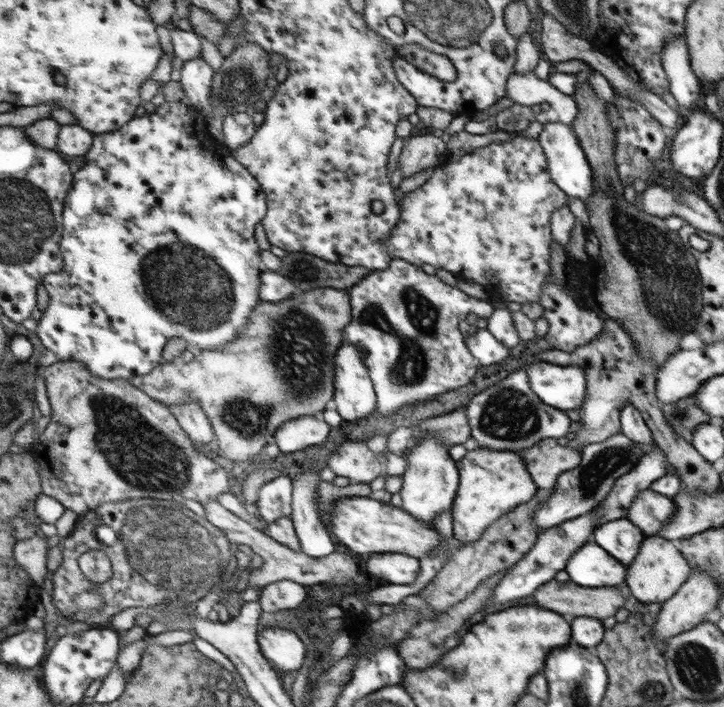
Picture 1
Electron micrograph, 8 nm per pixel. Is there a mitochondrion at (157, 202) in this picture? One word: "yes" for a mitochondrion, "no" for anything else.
no

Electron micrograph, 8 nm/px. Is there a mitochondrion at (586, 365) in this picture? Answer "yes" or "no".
no

